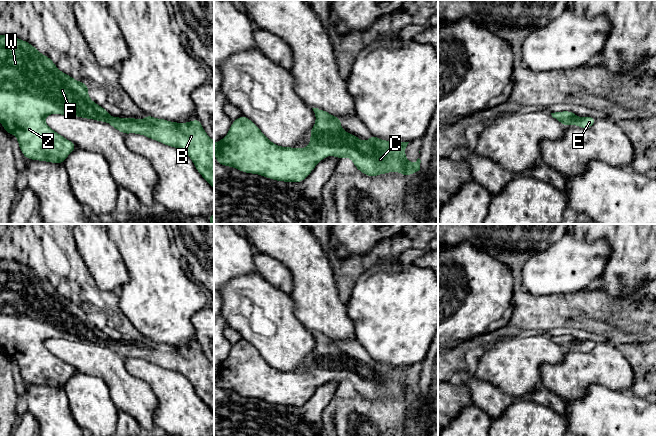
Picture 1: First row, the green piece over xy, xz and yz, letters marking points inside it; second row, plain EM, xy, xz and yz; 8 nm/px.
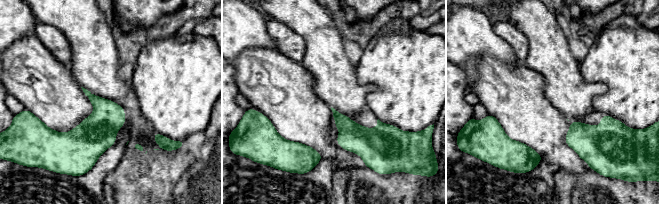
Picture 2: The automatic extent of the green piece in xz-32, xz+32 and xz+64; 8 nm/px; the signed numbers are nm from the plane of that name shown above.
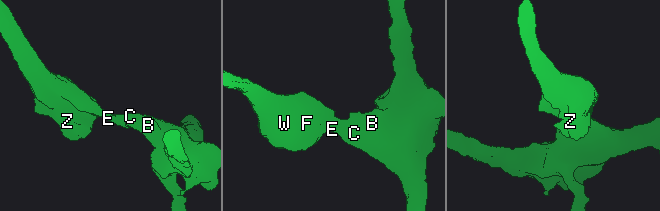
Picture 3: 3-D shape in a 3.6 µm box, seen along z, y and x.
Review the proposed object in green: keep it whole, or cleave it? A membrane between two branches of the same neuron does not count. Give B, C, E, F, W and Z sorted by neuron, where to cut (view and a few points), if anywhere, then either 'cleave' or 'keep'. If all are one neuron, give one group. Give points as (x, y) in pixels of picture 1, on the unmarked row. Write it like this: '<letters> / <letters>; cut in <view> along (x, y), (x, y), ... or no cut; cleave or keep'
B C E F W Z; no cut; keep

